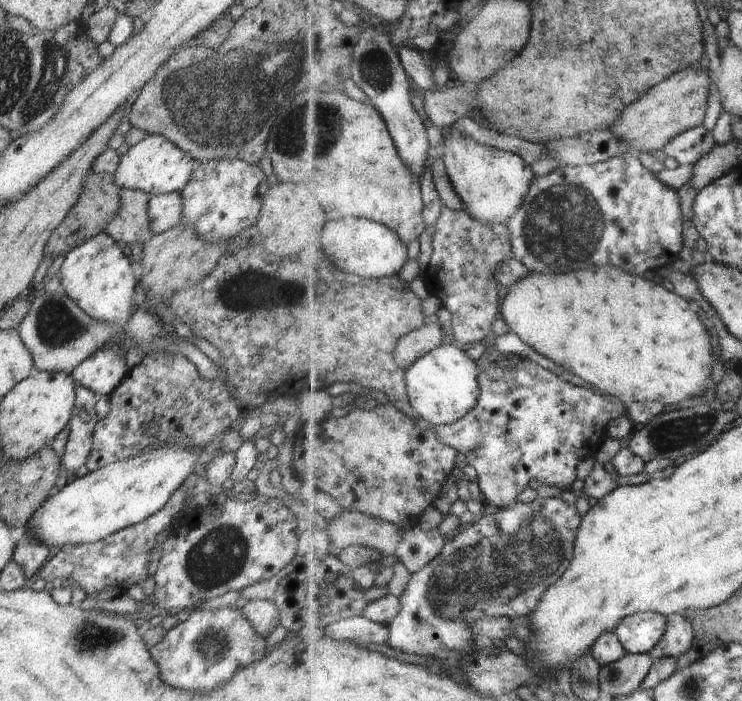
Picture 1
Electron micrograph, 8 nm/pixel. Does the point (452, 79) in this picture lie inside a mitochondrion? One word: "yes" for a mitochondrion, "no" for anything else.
no

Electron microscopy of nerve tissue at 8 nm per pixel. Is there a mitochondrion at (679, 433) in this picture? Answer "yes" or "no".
yes

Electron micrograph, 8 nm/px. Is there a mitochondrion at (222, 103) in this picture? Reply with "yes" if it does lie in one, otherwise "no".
yes

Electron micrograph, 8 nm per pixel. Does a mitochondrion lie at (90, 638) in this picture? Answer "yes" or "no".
yes

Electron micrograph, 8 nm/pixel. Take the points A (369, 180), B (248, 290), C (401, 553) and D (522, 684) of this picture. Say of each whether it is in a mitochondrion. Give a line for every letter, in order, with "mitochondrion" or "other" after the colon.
A: other
B: mitochondrion
C: other
D: other

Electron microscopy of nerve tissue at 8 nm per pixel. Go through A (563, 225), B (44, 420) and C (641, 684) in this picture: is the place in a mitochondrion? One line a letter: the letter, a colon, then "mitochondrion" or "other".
A: mitochondrion
B: other
C: other

